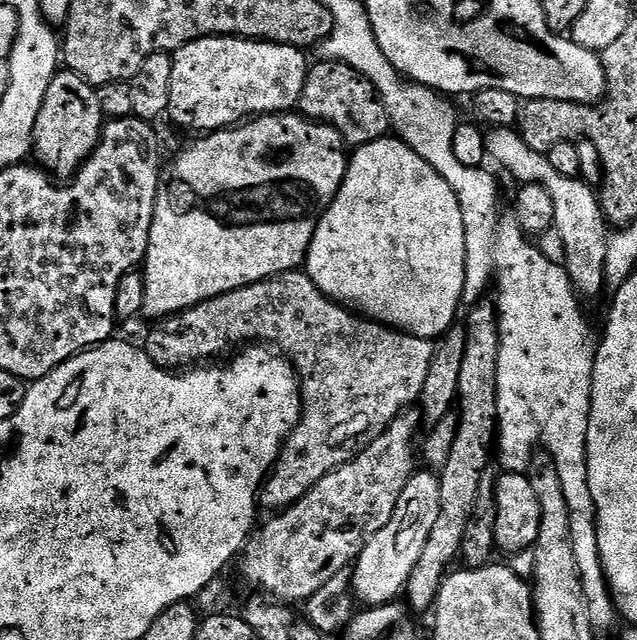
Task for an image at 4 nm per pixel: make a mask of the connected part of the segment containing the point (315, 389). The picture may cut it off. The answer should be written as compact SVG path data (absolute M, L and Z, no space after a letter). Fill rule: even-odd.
M304 270L282 272L268 280L203 300L201 304L157 323L153 328L156 329L142 344L142 350L159 368L176 370L196 362L191 360L199 356L220 356L228 344L248 346L256 341L275 346L295 366L300 377L302 411L300 423L288 435L275 468L268 473L262 485L263 507L265 504L271 510L283 510L297 504L314 485L326 478L326 474L362 454L362 450L370 447L403 412L409 411L419 401L422 386L426 386L426 374L436 349L433 341L409 336L407 332L369 320L345 305L337 304L318 290Z

